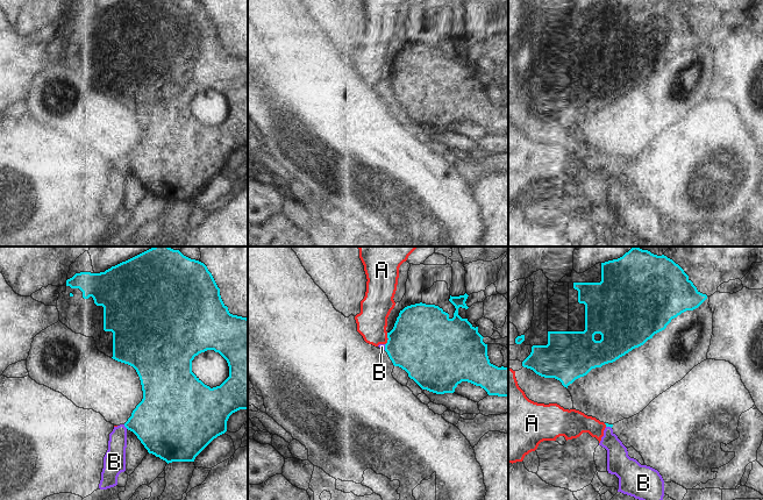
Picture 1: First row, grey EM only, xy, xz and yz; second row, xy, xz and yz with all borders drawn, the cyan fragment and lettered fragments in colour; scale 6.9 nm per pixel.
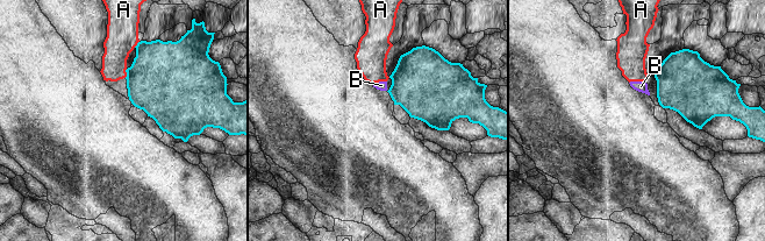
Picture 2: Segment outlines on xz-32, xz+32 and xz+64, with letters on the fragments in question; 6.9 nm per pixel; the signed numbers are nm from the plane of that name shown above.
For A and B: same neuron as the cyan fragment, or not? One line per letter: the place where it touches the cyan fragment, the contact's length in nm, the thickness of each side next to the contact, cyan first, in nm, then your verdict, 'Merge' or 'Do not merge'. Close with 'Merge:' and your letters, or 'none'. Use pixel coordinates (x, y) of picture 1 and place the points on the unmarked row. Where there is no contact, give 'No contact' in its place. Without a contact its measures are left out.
A: Touches cyan at xz (387, 77). Shared border 90 nm. Thickness 460 nm (cyan) against 200 nm. Do not merge
B: Touches cyan at xy (126, 166). Shared border 40 nm. Thickness 400 nm (cyan) against 160 nm. Do not merge
Merge: none.

